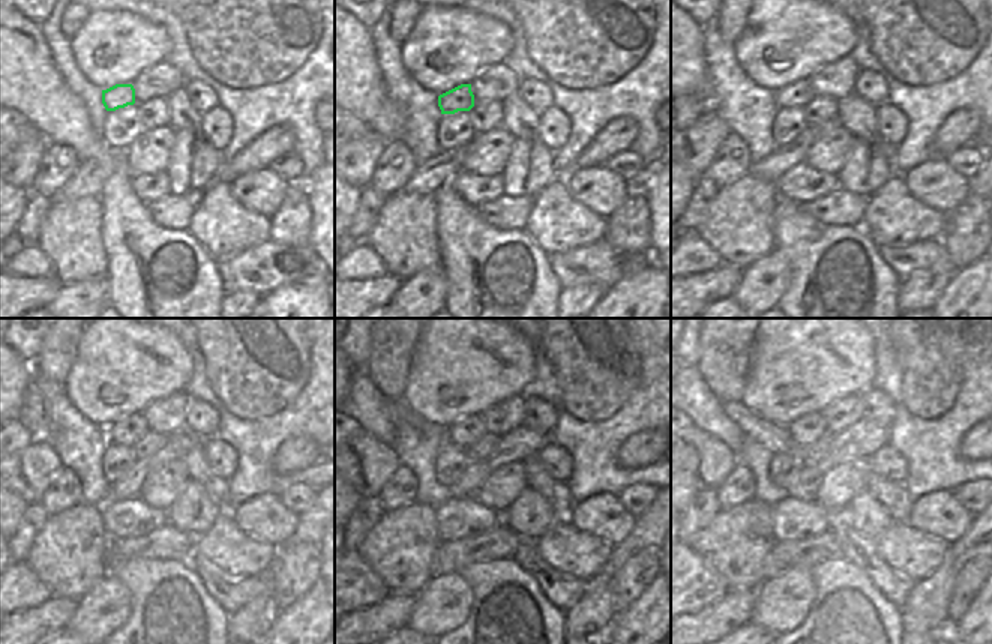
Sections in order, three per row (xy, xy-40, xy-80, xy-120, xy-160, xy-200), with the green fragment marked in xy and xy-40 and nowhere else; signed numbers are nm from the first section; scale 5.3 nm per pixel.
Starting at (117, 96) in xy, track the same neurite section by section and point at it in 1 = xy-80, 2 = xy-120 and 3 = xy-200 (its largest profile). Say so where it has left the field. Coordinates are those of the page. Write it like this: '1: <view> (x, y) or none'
1: xy-80 (799, 95)
2: xy-120 (128, 431)
3: xy-200 (808, 430)

